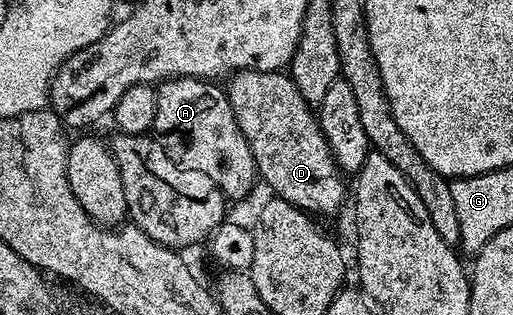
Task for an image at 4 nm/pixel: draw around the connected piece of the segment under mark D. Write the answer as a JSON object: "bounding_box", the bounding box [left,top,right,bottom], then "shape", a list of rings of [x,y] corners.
{"bounding_box":[227,71,347,212],"shape":[[[284,71],[279,72],[234,72],[227,80],[227,95],[231,102],[231,110],[235,110],[235,122],[239,122],[239,130],[243,130],[243,138],[247,138],[247,146],[251,146],[251,154],[257,163],[258,177],[270,188],[272,195],[278,200],[291,202],[304,212],[337,212],[341,203],[347,200],[345,180],[335,158],[329,149],[327,138],[323,134],[317,113],[299,94],[292,76]]]}

